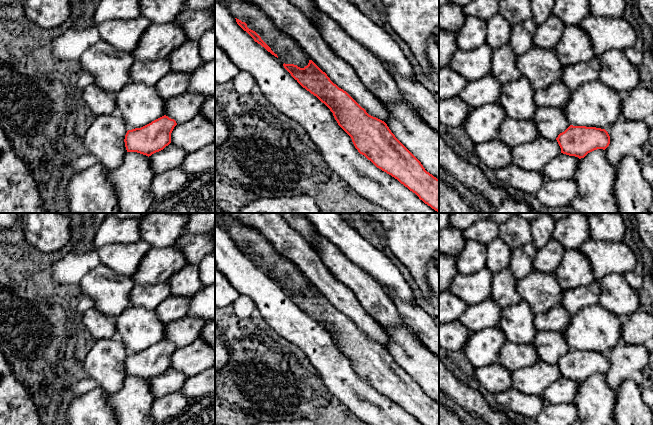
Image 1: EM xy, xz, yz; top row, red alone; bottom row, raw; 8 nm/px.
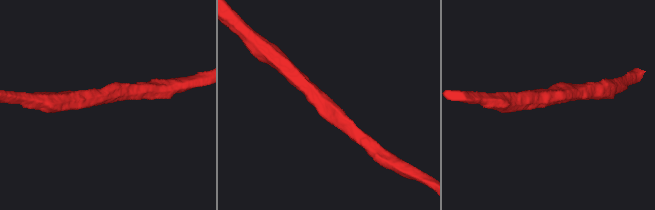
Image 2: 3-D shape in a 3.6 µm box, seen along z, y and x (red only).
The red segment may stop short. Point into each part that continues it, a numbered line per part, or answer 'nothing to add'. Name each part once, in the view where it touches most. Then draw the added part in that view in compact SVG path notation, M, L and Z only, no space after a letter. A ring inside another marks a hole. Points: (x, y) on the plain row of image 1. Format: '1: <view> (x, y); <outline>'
nothing to add

